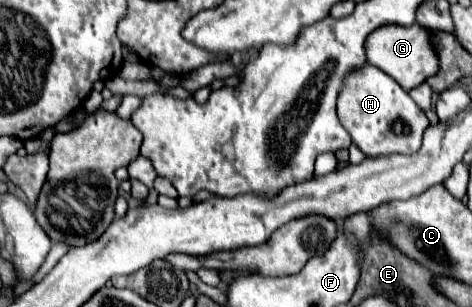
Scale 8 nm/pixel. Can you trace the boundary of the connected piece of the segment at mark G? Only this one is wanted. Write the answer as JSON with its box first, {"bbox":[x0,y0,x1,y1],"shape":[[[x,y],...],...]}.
{"bbox":[364,25,438,91],"shape":[[[386,25],[376,29],[368,35],[368,41],[364,43],[368,63],[382,69],[386,75],[390,75],[404,91],[410,91],[424,83],[428,77],[432,77],[438,71],[438,57],[432,47],[430,31],[412,25],[412,27],[398,27],[398,25]]]}

